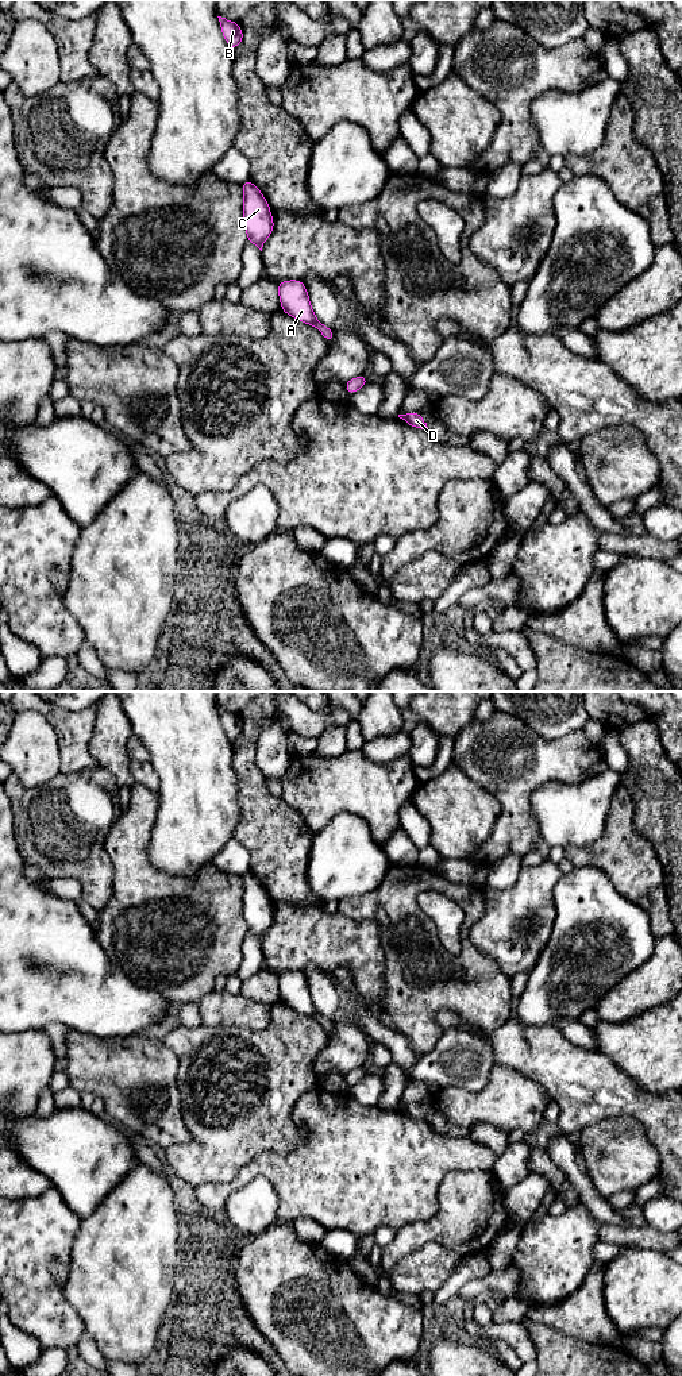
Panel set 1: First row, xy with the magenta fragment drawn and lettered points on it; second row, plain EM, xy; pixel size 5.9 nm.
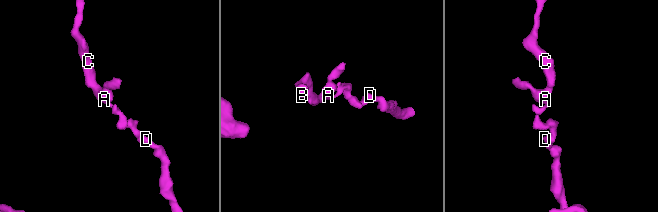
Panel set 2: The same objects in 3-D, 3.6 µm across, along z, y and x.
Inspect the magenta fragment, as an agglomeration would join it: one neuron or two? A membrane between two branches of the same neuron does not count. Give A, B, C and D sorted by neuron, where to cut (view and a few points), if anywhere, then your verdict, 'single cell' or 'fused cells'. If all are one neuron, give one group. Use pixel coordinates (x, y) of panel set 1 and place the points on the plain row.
A B C D; no cut; single cell

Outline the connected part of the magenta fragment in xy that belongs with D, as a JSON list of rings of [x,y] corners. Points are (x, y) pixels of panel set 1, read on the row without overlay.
[[[409,1103],[405,1106],[398,1106],[408,1117],[415,1119],[425,1121],[429,1125],[425,1111],[417,1103]]]

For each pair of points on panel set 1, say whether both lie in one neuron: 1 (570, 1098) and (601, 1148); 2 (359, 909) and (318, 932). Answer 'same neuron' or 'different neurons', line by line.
1: different neurons
2: different neurons

